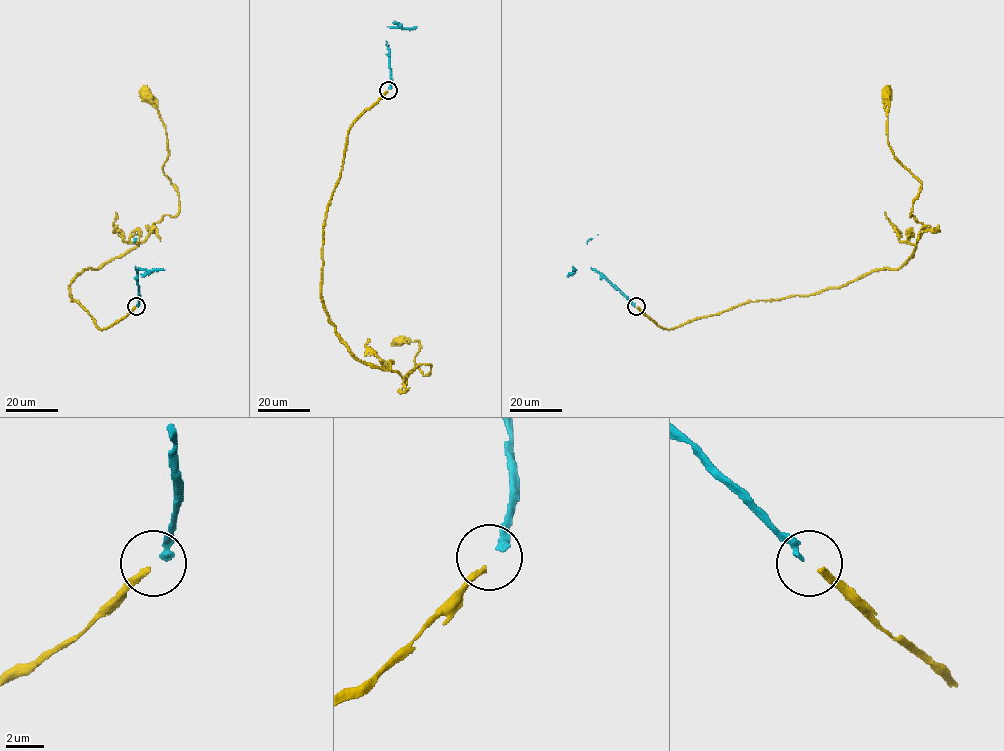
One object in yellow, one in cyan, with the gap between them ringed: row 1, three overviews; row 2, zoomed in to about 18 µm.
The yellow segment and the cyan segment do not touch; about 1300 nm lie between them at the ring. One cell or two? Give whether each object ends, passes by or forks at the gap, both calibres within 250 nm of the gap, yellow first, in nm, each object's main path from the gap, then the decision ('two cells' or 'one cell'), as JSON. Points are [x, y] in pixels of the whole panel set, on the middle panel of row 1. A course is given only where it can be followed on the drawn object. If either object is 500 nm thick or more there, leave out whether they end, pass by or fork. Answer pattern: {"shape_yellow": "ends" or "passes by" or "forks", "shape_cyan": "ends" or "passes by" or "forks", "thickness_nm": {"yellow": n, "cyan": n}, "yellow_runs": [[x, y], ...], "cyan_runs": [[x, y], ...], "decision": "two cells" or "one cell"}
{"shape_yellow": "ends", "shape_cyan": "ends", "thickness_nm": {"yellow": 300, "cyan": 340}, "yellow_runs": [[387, 91], [348, 133], [320, 296], [356, 357], [428, 374], [420, 342], [397, 341]], "cyan_runs": [[389, 89], [391, 72], [387, 45], [390, 27], [416, 27]], "decision": "one cell"}

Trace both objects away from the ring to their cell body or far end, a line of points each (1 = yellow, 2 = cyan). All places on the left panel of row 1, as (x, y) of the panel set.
1: (135, 307), (100, 329), (68, 287), (179, 211), (162, 169), (165, 126), (145, 97)
2: (137, 306), (139, 289), (135, 268), (164, 270)

